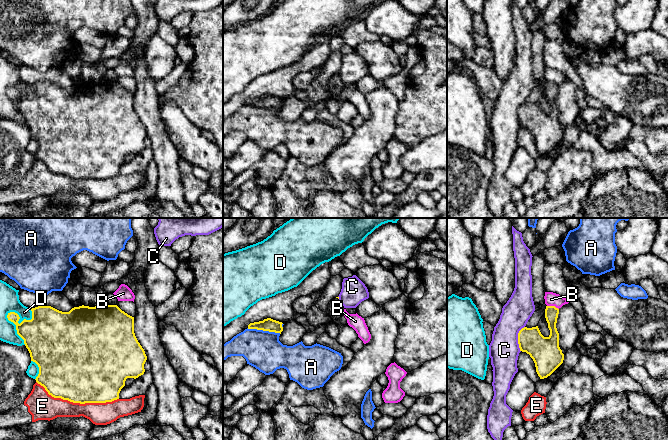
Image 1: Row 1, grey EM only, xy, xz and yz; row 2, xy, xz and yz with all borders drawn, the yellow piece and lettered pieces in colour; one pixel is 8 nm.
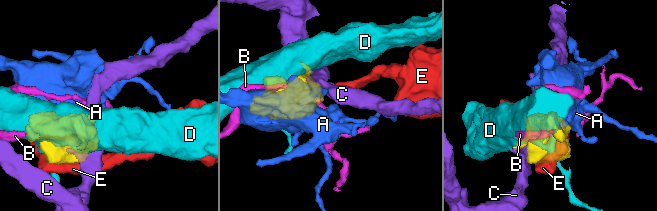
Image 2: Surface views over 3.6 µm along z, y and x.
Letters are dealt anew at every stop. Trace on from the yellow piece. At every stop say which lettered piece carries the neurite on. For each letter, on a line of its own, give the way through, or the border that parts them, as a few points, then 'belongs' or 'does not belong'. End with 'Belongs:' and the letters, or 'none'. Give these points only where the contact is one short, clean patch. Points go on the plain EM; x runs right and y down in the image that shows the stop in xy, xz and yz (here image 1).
A: does not belong
B: border along yz (547, 81), (553, 81), (558, 85); does not belong
C: does not belong
D: does not belong
E: does not belong
Belongs: none

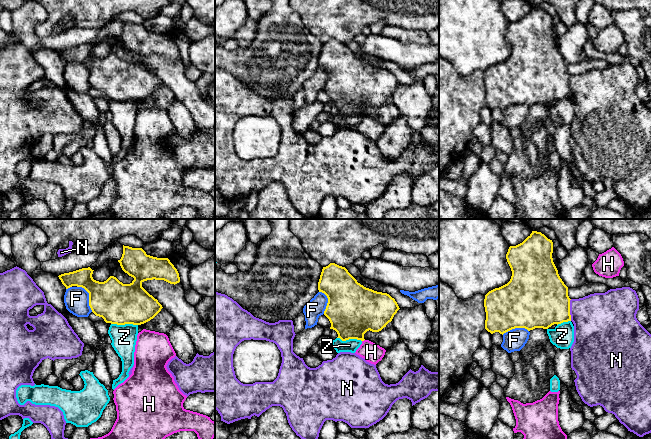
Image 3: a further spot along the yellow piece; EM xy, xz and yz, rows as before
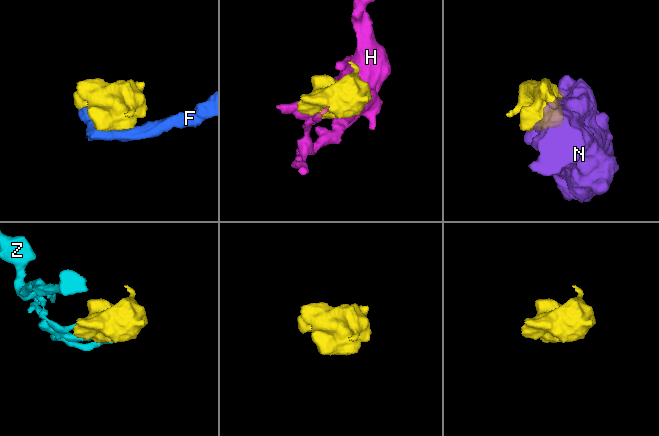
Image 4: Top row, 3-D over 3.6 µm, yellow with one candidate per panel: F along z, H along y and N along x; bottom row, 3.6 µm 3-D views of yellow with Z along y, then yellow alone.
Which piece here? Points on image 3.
F: does not belong
H: border along xz (364, 115), (362, 117); does not belong
N: border along yz (571, 75), (570, 96); does not belong
Z: border along xy (111, 99), (137, 101); does not belong
Belongs: none

